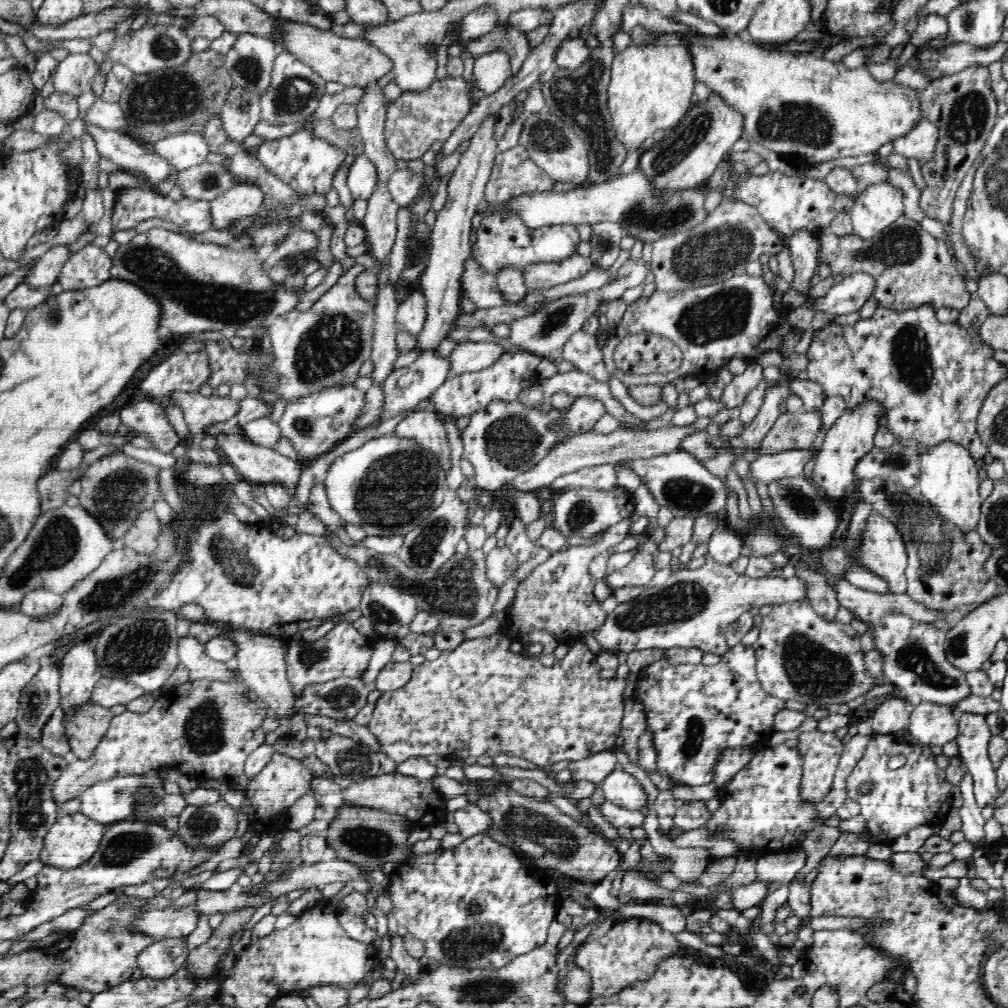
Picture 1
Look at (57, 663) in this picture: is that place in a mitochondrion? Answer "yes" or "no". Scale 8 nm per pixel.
no

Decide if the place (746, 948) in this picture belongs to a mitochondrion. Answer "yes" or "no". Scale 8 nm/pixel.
no

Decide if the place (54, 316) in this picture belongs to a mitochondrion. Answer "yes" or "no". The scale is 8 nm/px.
yes

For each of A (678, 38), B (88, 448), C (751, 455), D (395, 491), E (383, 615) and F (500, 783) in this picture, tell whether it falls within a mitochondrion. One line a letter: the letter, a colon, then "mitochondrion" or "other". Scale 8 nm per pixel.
A: other
B: other
C: other
D: mitochondrion
E: mitochondrion
F: other

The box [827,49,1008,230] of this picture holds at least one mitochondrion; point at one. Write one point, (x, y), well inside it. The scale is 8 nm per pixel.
(969, 115)

